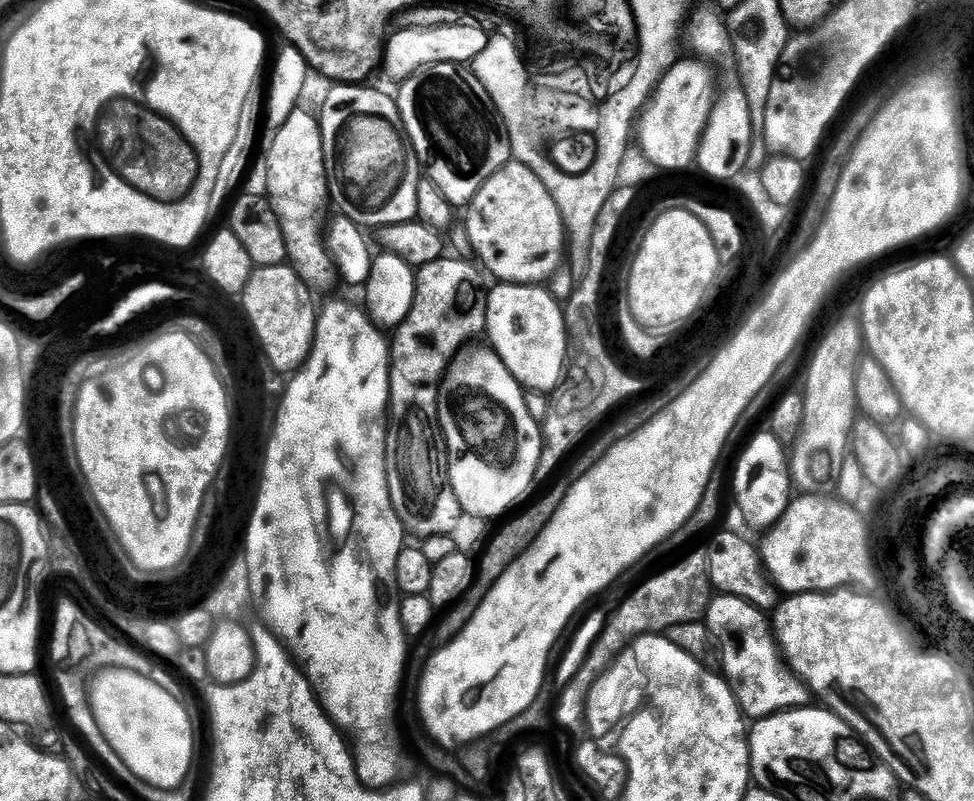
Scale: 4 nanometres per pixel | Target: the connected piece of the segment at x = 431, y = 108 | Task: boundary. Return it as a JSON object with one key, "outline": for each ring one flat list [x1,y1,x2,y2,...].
{"outline":[[442,64,438,70,421,71,418,79,416,76,406,77,399,85,400,93,394,96,400,111,400,124,408,137,408,143,426,169,427,179,432,180,434,186,438,186,438,190,442,190,442,194,454,206,471,204,486,181,514,160,508,127,504,125,496,103,479,78,469,73,467,76,464,71,458,64]]}

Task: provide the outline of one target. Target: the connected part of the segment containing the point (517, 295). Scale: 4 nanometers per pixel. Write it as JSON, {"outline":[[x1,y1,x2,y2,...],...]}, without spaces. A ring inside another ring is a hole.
{"outline":[[497,283,488,294,488,326,486,337,492,343,491,351,503,362,506,370,525,389,533,388,536,392,555,393,565,379,564,363,568,360,570,349,570,328,566,323,566,312,560,304,544,289,534,284]]}

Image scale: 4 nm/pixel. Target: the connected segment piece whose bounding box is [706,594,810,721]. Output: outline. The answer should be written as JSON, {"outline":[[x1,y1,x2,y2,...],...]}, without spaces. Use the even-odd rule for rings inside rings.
{"outline":[[723,594,712,597,706,613,706,632,720,651,723,675,732,685,732,693,745,717,753,721,775,716,789,708,803,708,809,703,810,689,782,659,773,629,764,621,765,613,742,598]]}

